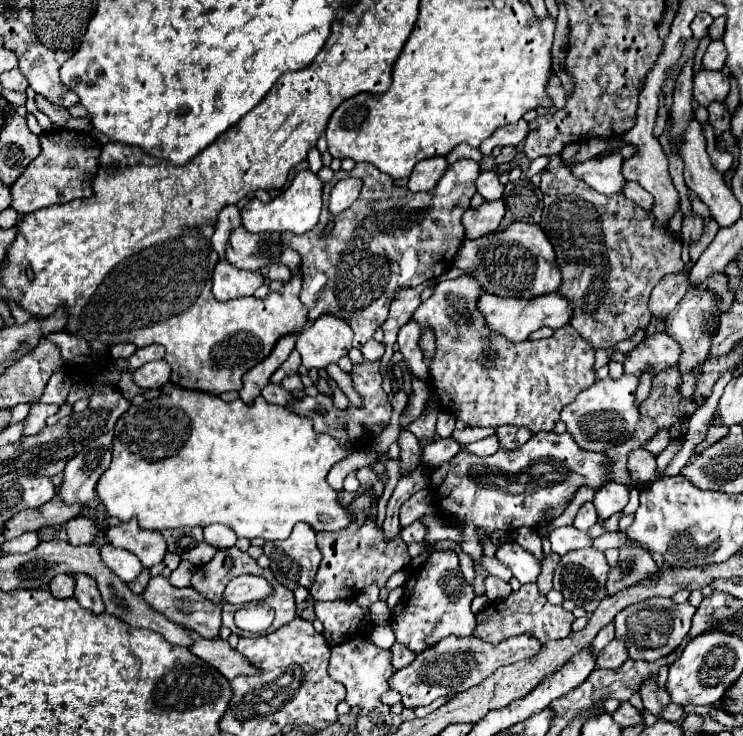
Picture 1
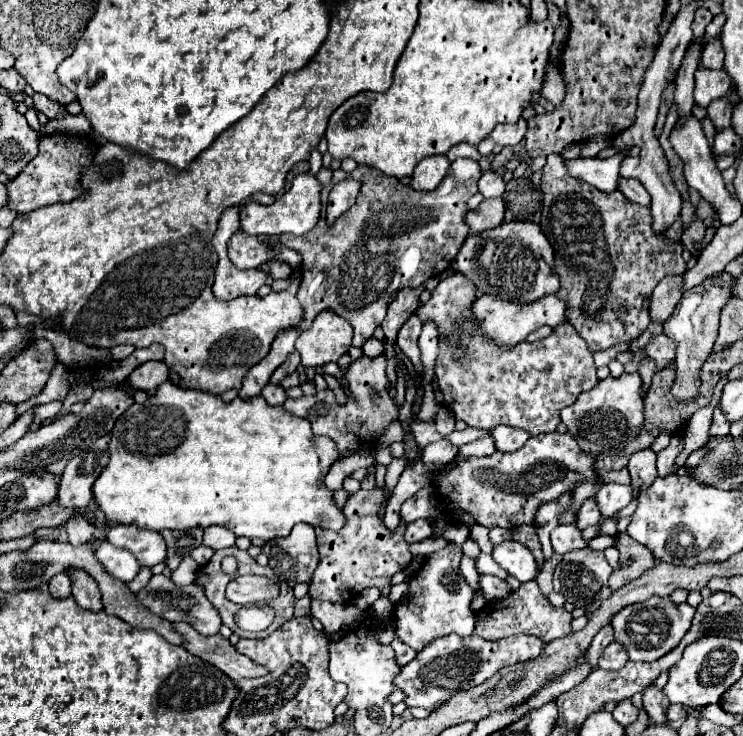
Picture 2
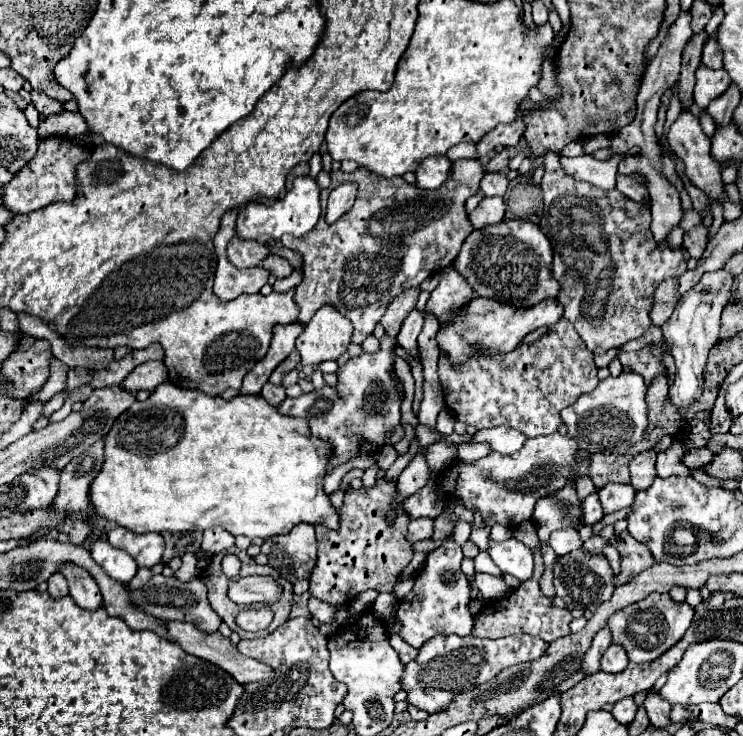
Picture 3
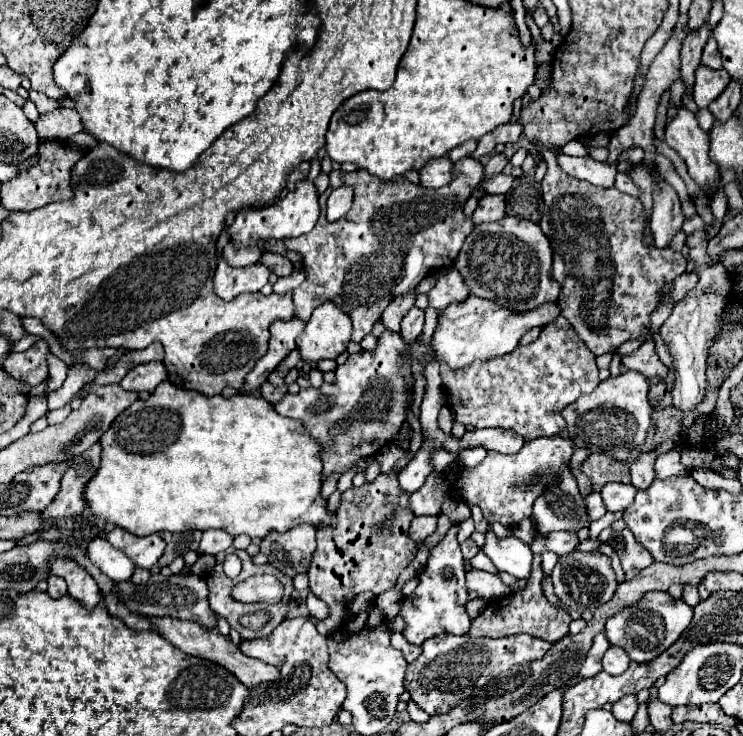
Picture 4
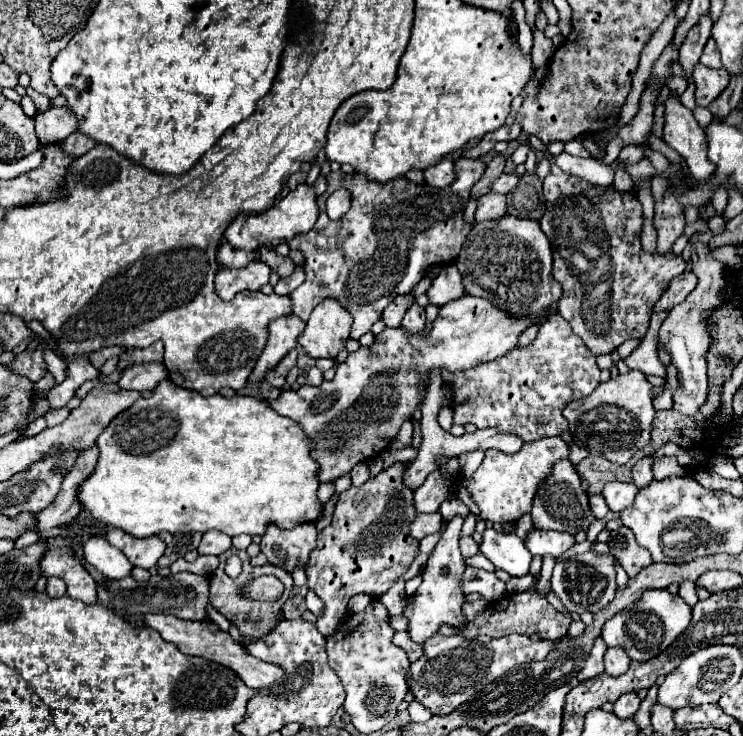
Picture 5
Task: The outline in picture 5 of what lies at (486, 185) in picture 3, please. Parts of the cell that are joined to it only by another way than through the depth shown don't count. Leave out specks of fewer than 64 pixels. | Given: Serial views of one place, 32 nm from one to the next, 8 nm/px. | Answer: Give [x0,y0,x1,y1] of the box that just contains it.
[492,174,518,194]

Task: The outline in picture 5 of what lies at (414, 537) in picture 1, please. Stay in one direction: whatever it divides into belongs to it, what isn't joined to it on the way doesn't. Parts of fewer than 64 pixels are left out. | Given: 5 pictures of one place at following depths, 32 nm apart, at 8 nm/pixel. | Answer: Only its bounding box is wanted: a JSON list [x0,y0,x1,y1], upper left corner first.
[412,512,442,540]

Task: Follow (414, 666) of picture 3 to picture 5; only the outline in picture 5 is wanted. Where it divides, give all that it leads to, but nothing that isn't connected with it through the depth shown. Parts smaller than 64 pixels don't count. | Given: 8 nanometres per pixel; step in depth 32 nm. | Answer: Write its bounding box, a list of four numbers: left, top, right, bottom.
[408,634,556,714]

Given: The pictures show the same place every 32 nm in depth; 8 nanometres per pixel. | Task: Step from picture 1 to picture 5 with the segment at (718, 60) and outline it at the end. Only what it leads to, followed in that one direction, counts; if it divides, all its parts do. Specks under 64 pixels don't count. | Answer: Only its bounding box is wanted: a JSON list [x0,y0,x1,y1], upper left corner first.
[700,38,722,68]

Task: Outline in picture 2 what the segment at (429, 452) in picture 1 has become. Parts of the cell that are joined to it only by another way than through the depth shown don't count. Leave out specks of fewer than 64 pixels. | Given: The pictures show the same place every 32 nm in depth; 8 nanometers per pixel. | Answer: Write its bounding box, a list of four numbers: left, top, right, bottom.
[422,438,458,472]

